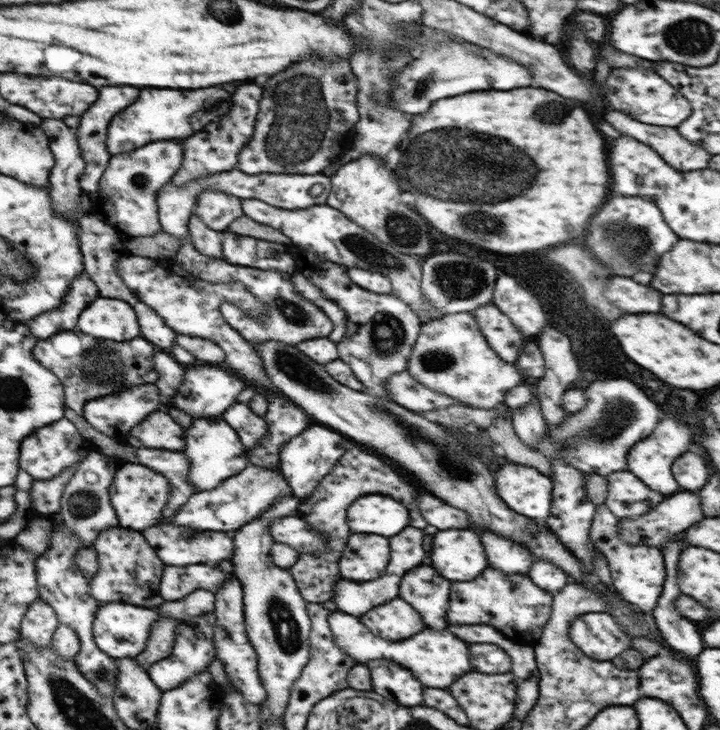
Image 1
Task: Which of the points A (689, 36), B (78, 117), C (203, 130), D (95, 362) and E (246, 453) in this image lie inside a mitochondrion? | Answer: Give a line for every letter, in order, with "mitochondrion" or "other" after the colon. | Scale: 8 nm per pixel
A: mitochondrion
B: other
C: other
D: mitochondrion
E: other

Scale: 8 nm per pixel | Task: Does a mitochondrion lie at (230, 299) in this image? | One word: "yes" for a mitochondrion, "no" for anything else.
no

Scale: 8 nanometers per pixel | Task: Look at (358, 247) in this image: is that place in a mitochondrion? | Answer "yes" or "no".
yes

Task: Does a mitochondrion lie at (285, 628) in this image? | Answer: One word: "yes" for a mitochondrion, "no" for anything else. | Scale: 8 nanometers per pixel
yes

